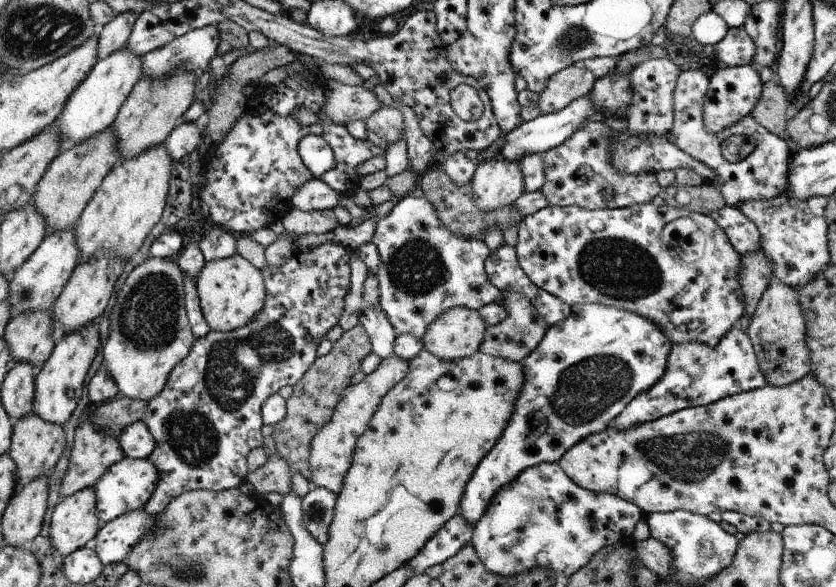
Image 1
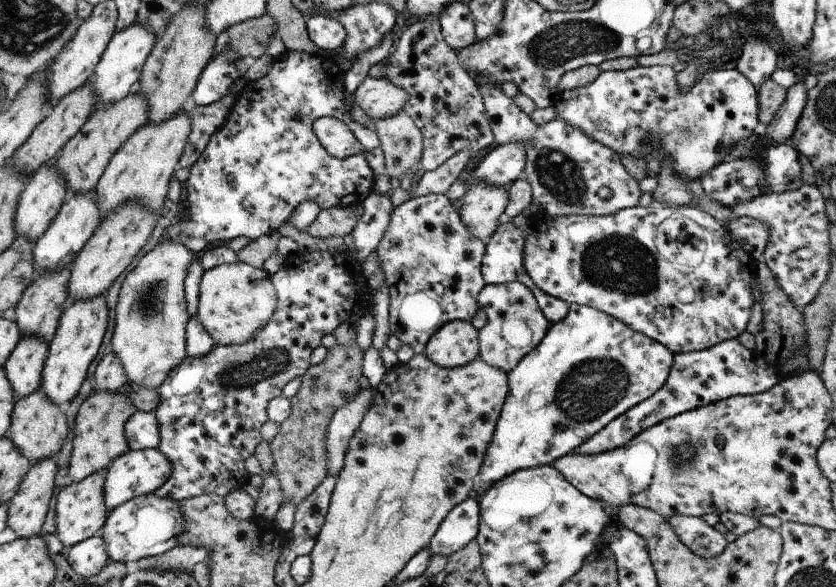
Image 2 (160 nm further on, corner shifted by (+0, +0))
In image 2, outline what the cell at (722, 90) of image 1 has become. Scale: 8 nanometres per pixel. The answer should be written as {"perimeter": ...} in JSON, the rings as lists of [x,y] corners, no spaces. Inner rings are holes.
{"perimeter":[[[668,65],[602,71],[592,84],[560,92],[553,107],[558,119],[579,128],[586,136],[619,155],[646,160],[647,154],[653,152],[661,161],[671,156],[674,176],[681,181],[684,178],[700,179],[705,172],[726,162],[731,147],[754,135],[754,128],[759,123],[758,91],[738,69],[708,71],[686,92],[679,89],[676,75],[677,71]],[[657,139],[660,140],[659,147],[655,147]]]}

